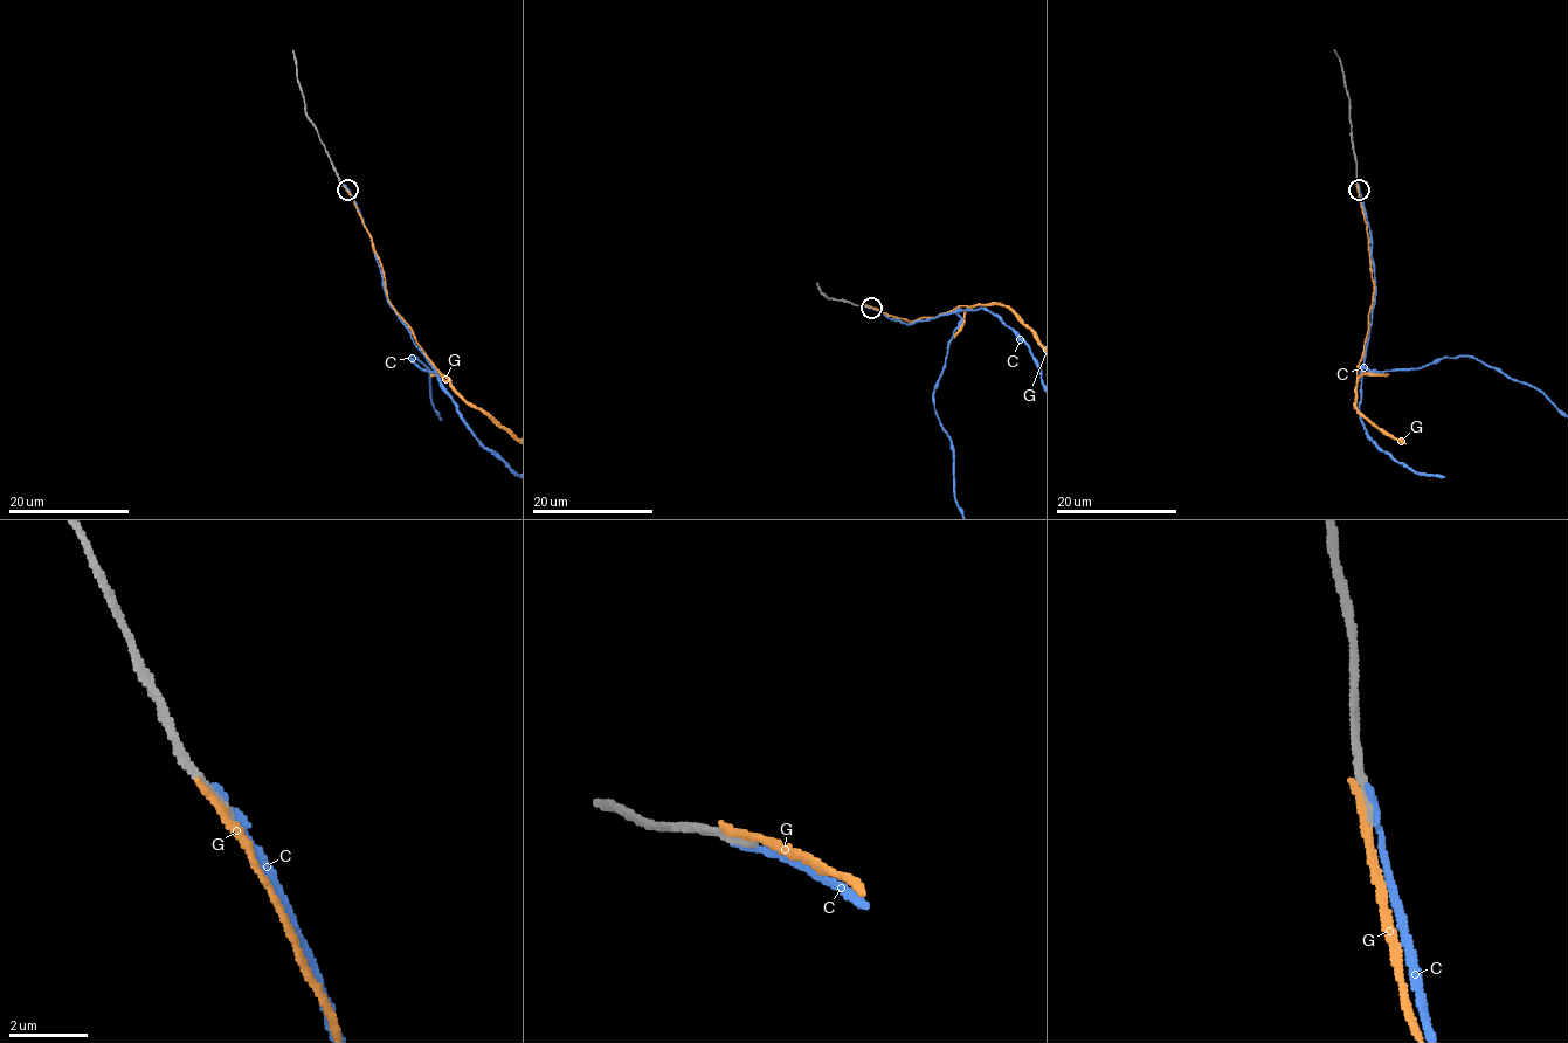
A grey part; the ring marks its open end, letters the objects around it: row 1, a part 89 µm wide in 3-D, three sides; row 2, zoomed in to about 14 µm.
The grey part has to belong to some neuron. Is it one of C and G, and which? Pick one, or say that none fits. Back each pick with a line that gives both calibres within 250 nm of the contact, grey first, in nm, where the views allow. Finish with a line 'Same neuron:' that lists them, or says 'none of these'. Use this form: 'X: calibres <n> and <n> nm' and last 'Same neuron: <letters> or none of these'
Same neuron: none of these

